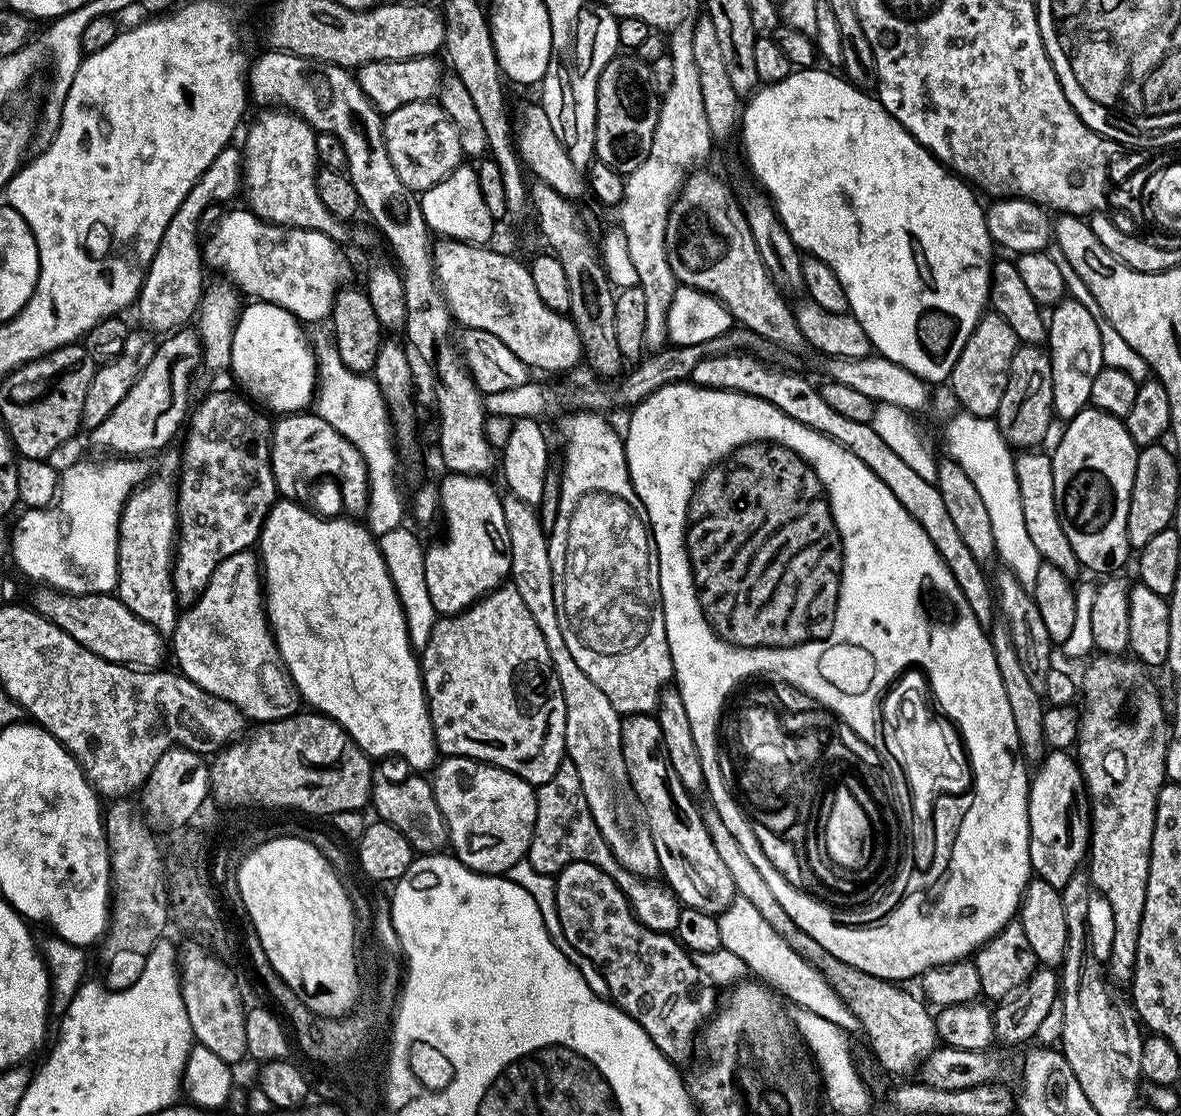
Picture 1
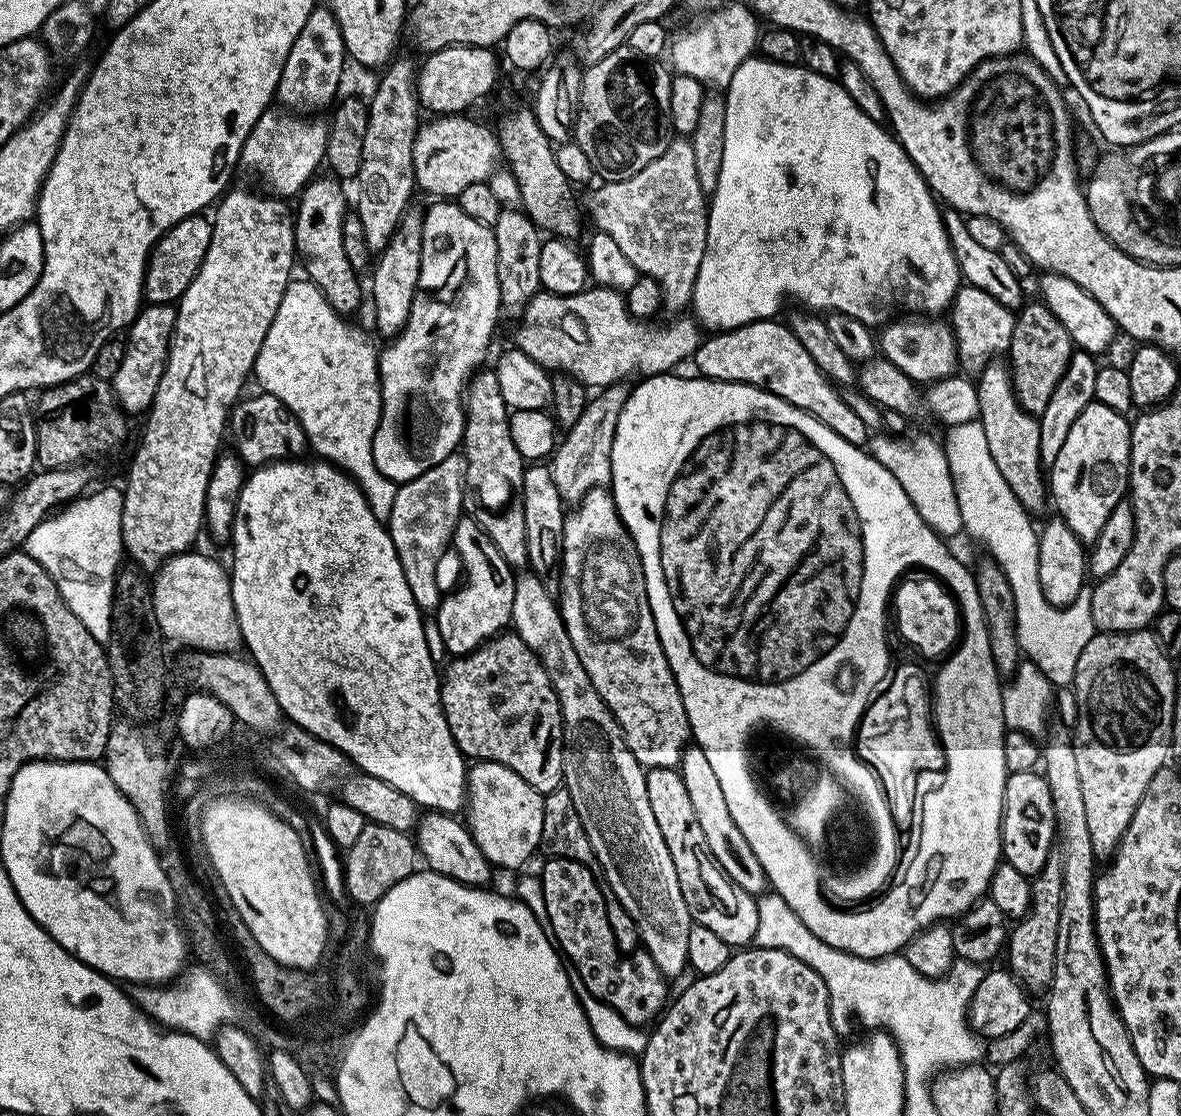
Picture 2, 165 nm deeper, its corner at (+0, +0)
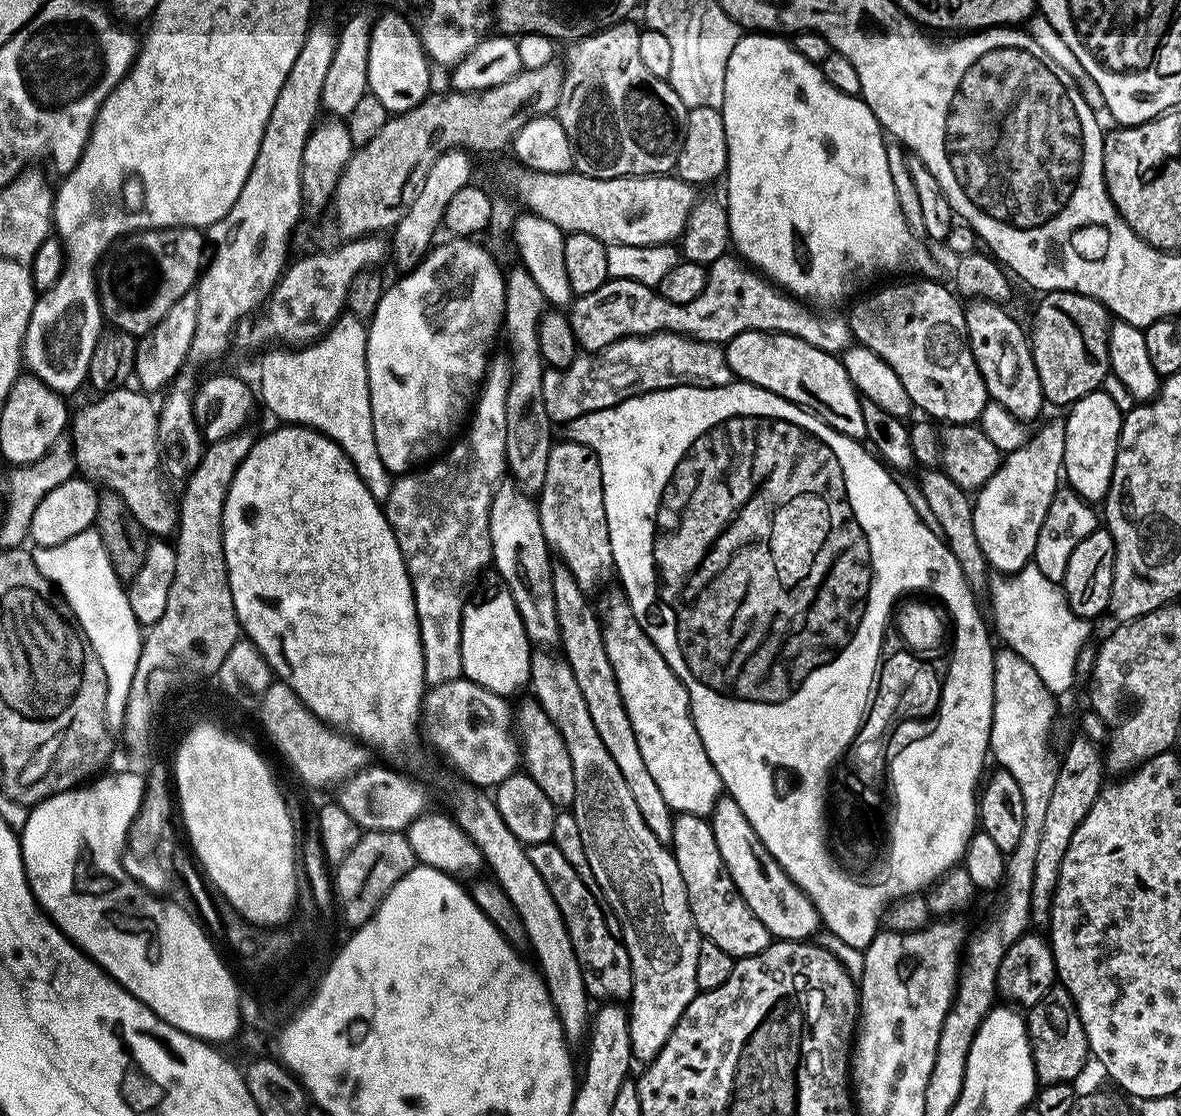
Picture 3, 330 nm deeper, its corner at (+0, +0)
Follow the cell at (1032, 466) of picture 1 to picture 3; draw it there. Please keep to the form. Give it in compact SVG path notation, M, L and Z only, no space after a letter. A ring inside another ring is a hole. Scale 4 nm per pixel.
M977 299L965 307L970 350L981 371L989 401L1001 404L1018 421L1039 421L1046 409L1046 401L1042 382L1038 382L1038 366L1034 366L1030 336L1025 325L1023 328L1008 310L1003 304Z

